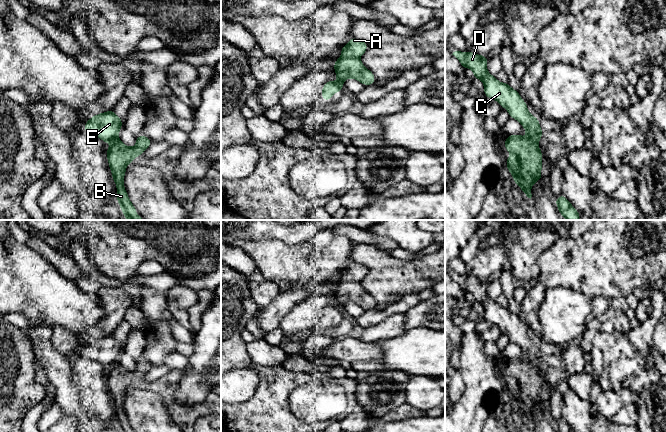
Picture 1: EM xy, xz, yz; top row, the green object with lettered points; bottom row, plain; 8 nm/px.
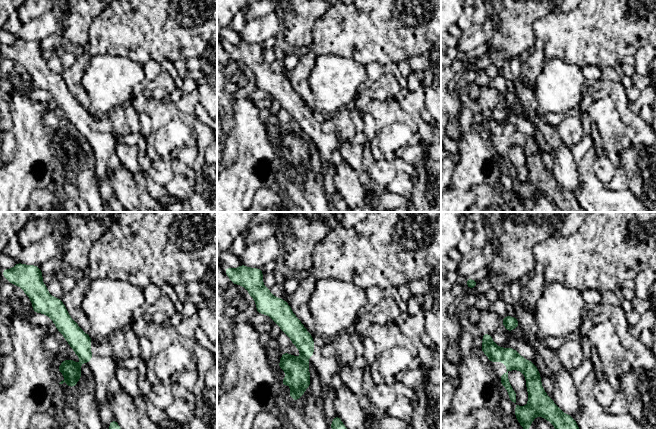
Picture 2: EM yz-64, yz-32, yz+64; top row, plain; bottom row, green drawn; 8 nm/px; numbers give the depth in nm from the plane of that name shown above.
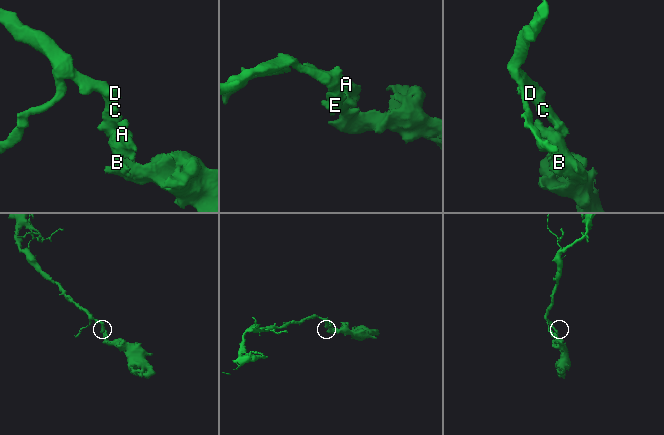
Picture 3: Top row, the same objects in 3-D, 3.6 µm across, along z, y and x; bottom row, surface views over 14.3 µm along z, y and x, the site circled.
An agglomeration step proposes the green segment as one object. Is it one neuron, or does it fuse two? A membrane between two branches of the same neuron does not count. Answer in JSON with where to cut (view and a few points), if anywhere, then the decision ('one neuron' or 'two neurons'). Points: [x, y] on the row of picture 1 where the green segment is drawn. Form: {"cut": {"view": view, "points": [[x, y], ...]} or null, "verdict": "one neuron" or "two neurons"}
{"cut": {"view": "yz", "points": [[529, 137], [535, 142]]}, "verdict": "two neurons"}

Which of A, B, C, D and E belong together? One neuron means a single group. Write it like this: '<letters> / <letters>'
A B / C D E

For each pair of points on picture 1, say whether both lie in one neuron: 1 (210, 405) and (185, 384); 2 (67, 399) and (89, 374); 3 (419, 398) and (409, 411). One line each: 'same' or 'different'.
1: different
2: different
3: different

